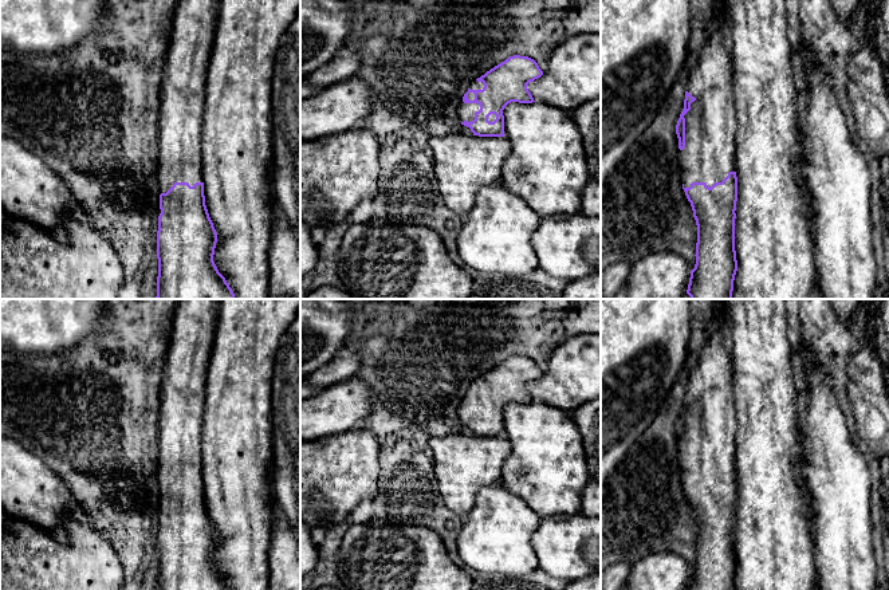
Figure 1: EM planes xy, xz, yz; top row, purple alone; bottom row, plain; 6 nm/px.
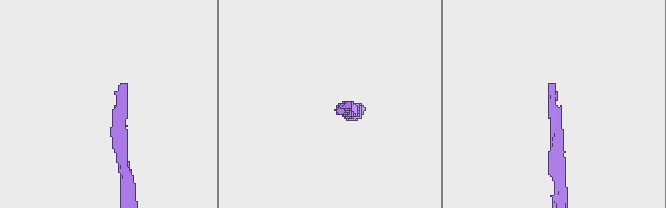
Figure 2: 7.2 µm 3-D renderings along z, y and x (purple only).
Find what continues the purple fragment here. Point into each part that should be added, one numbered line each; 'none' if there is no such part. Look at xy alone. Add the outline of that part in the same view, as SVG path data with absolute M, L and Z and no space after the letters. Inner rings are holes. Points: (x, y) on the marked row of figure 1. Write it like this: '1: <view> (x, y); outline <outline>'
1: xy (183, 90); outline M177 0L158 95L156 173L161 193L174 182L202 182L201 127L217 5L219 0Z

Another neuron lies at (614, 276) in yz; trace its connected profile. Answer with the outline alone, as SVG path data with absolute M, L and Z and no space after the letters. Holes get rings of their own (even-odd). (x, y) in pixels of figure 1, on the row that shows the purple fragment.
M619 261L609 266L603 272L601 272L601 290L606 299L613 299L628 283L630 270L630 264Z

